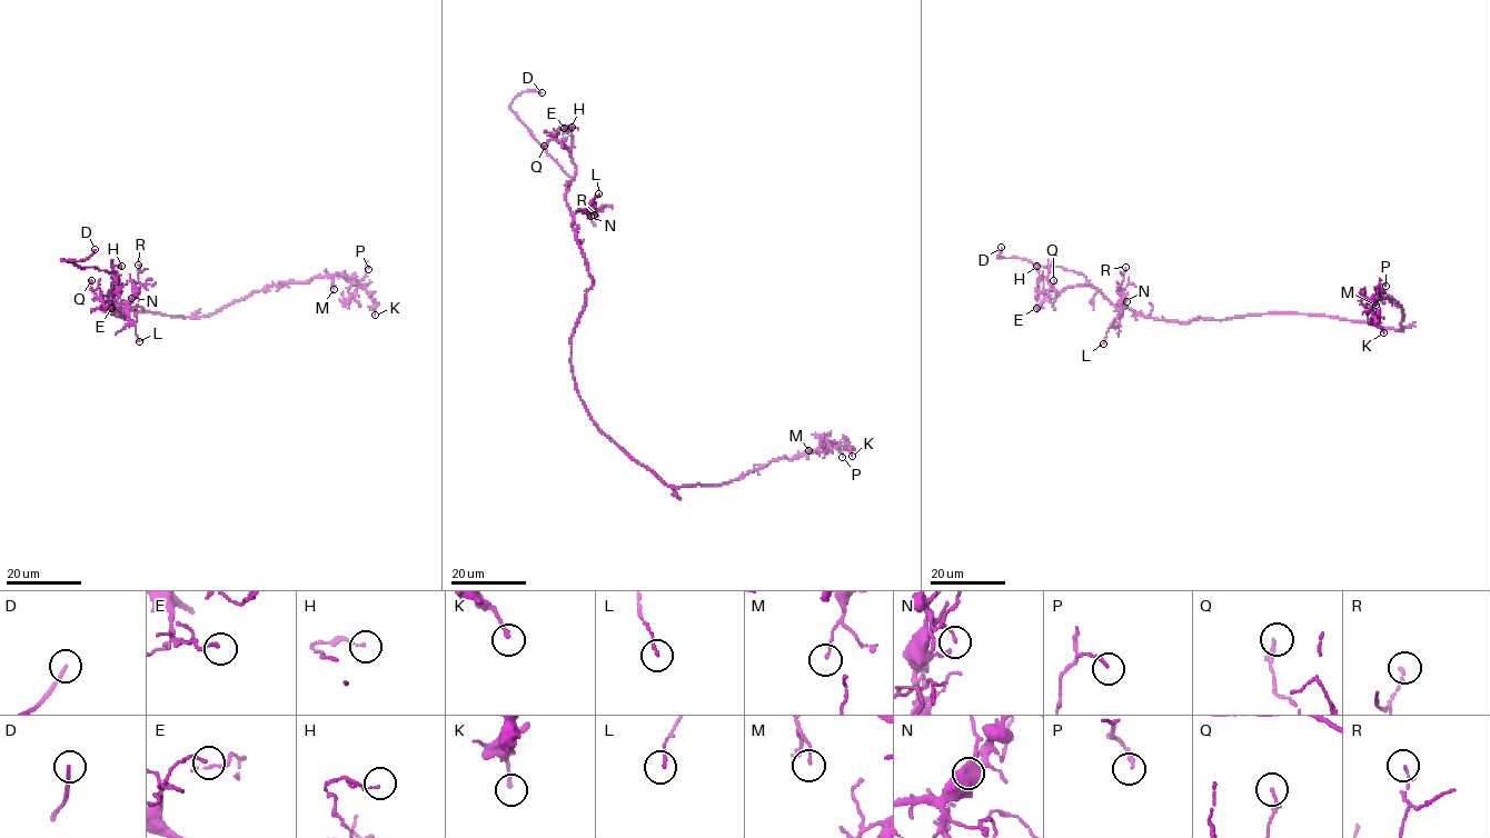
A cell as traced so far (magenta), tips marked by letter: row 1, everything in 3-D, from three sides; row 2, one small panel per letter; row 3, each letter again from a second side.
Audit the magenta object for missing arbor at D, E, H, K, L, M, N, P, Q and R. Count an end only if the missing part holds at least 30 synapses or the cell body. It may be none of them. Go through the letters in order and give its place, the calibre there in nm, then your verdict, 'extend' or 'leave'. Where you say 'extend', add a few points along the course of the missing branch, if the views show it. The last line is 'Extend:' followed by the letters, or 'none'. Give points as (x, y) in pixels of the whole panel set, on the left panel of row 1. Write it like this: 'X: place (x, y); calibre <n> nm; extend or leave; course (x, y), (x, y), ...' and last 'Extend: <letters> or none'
D: place (95, 249); calibre 160 nm; extend; course (95, 249), (101, 231), (121, 208), (131, 160)
E: place (111, 308); calibre 110 nm; leave
H: place (121, 266); calibre 100 nm; leave
K: place (375, 315); calibre 150 nm; leave
L: place (139, 341); calibre 110 nm; leave
M: place (334, 289); calibre 100 nm; leave
N: place (131, 298); calibre 130 nm; leave
P: place (368, 269); calibre 130 nm; leave
Q: place (91, 280); calibre 160 nm; leave
R: place (138, 265); calibre 110 nm; leave
Extend: D

